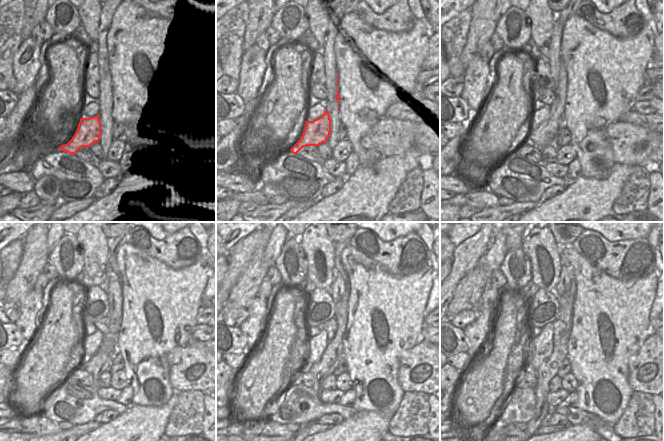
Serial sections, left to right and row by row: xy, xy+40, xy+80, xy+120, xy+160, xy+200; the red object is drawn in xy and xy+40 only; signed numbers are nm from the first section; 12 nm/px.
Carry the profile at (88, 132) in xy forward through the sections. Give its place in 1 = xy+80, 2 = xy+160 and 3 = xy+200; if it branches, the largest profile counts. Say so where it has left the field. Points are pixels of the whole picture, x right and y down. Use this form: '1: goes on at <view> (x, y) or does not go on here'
1: goes on at xy+80 (549, 128)
2: goes on at xy+160 (339, 291)
3: goes on at xy+200 (567, 273)

